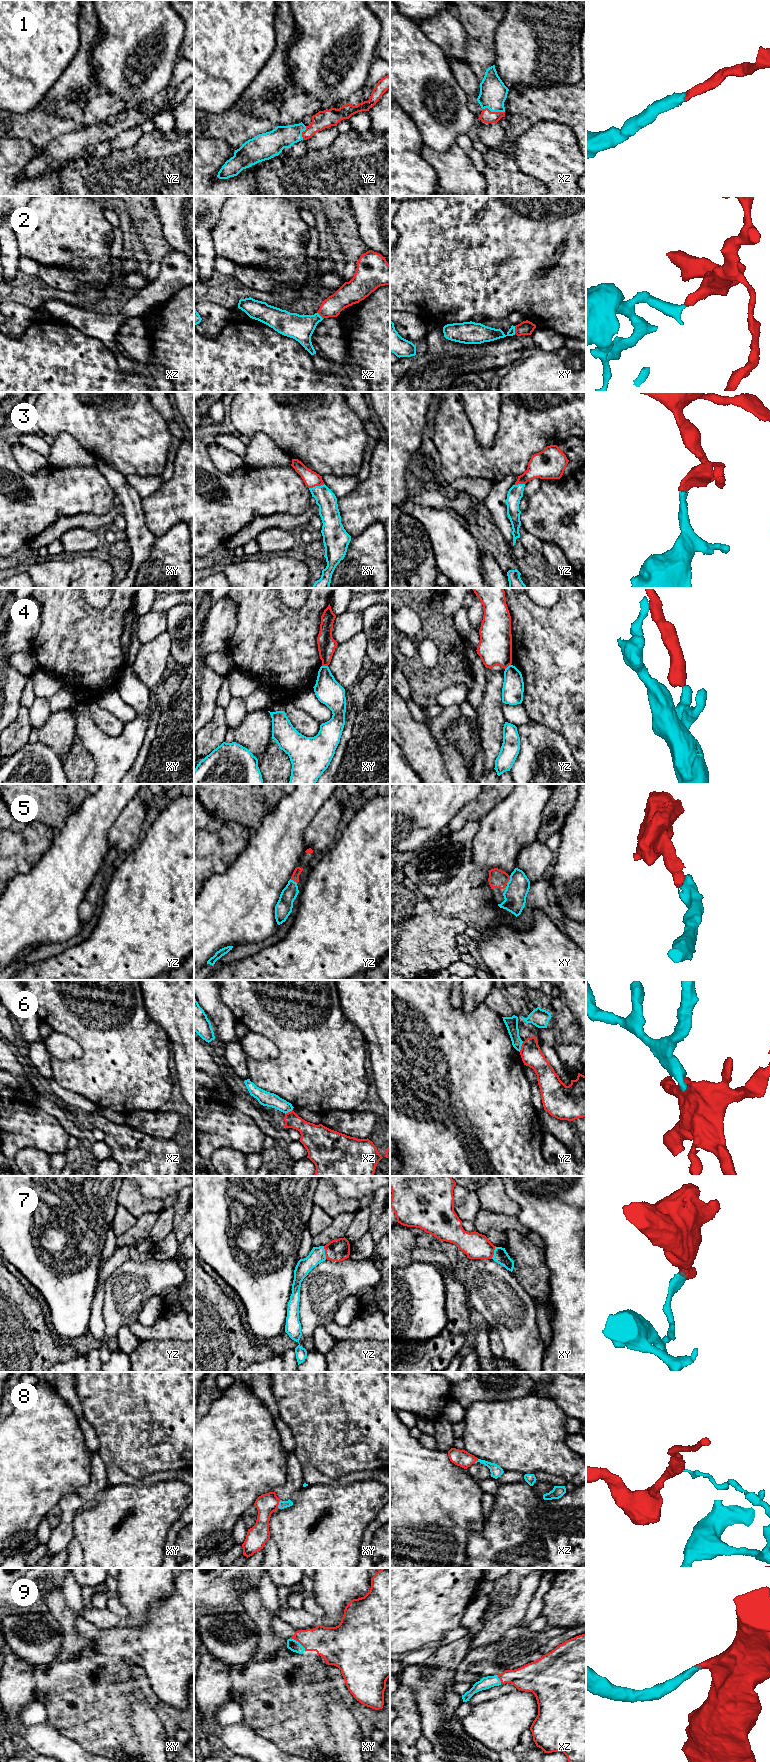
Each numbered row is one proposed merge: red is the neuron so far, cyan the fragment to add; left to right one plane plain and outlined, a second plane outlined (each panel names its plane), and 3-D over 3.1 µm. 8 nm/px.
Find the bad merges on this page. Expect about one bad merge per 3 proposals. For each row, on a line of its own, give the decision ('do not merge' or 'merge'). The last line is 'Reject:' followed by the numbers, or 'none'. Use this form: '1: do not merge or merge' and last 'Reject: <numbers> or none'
1: merge
2: merge
3: merge
4: do not merge
5: merge
6: do not merge
7: do not merge
8: do not merge
9: merge
Reject: 4, 6, 7, 8

